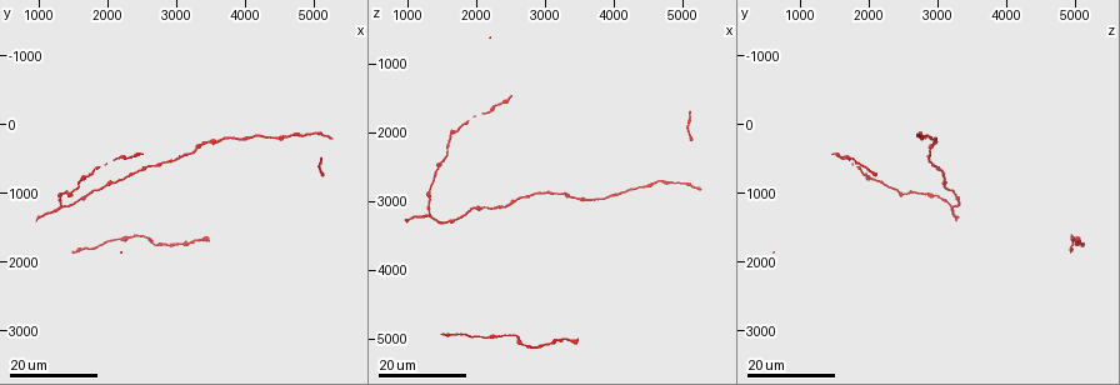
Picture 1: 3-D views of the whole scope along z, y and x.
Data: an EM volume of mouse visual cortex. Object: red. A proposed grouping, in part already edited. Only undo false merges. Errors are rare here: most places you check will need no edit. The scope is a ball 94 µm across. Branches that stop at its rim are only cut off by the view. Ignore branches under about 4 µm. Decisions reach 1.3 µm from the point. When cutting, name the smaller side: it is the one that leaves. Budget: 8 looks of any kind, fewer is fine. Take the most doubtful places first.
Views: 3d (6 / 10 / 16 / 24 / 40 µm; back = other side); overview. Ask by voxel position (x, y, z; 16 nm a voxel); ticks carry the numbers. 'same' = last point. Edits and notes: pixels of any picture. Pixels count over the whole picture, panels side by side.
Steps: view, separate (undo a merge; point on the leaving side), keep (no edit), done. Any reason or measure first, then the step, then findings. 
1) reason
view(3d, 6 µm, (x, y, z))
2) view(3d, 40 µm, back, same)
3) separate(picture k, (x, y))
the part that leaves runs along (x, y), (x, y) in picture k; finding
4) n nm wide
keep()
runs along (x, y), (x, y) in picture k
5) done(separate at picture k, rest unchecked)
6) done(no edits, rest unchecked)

sudden change in width
view(3d, 16 µm, (3600, 250, 3000))

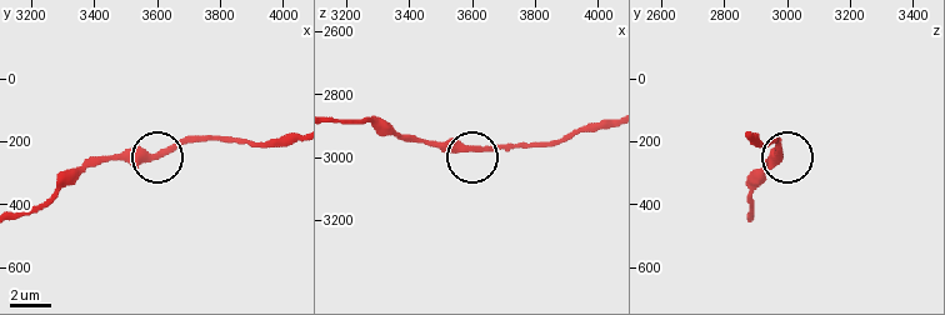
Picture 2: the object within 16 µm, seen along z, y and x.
zoom in
view(3d, 10 µm, (3600, 240, 2970))

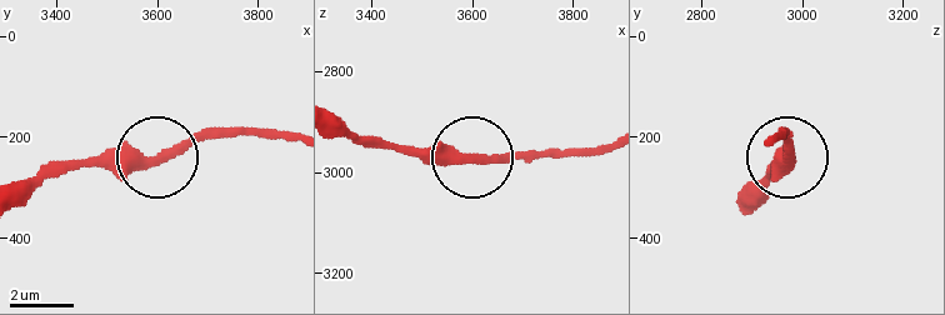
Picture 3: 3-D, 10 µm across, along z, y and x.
keep()
runs along (748, 210), (766, 175), (790, 159), (781, 129) in picture 3; one neuron here

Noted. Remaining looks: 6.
sudden change in width
view(3d, 24 µm, (4500, 150, 2750))

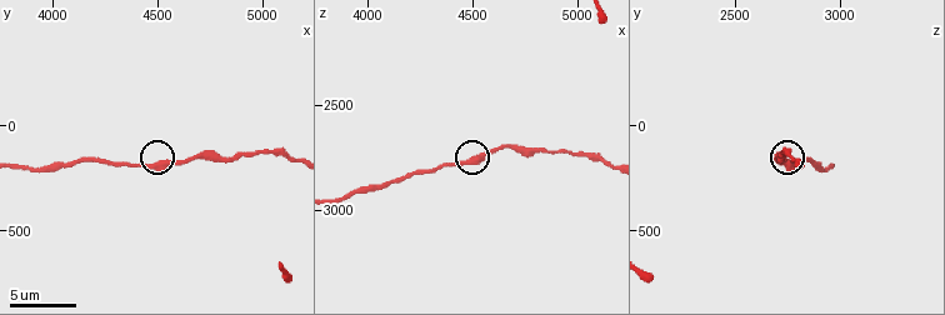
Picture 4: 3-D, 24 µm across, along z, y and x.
closer look
view(3d, 10 µm, (4550, 170, 2740))

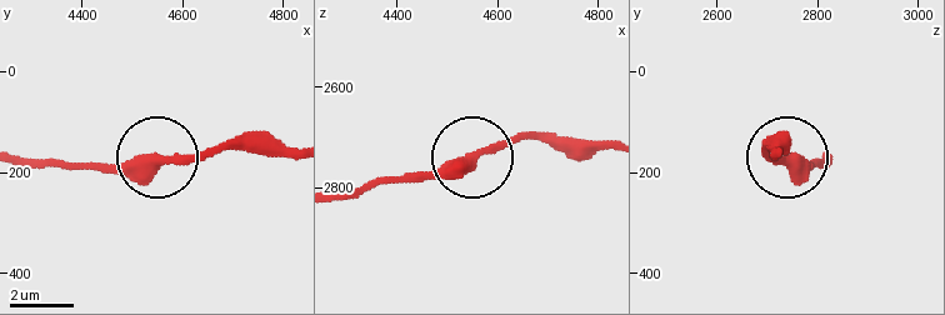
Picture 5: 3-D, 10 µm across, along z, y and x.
keep()
runs along (24, 163), (136, 163), (239, 146) in picture 5; one neuron here

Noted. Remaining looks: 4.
sudden change in width
view(3d, 24 µm, (3350, 350, 2950))

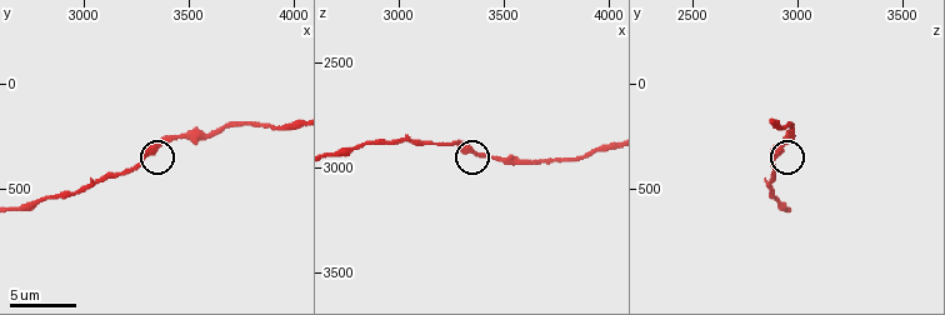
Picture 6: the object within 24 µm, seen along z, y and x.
zoom in
view(3d, 6 µm, (3350, 310, 2920))

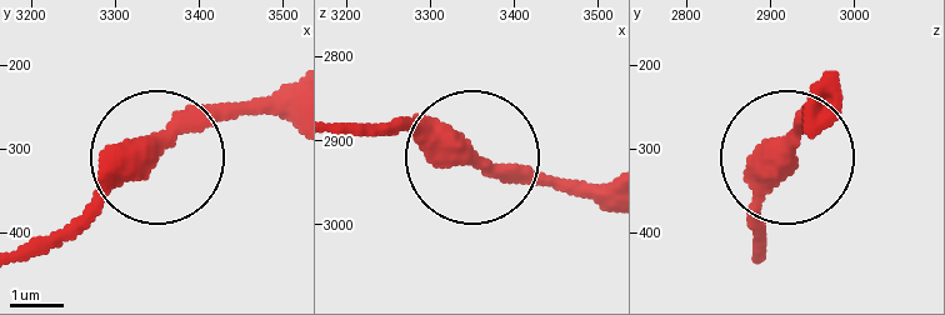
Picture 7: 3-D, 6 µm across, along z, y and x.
keep()
runs along (754, 263), (758, 195), (789, 160), (820, 79) in picture 7; continuous, no second neuron

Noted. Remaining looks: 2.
done(no edits, rest unchecked)

